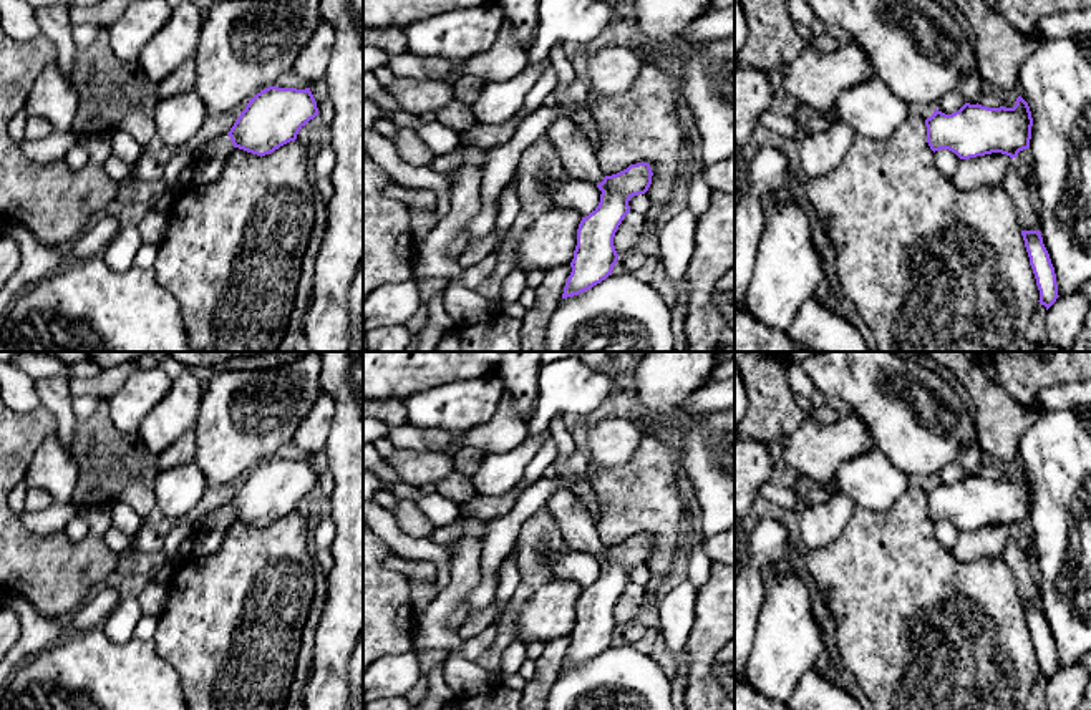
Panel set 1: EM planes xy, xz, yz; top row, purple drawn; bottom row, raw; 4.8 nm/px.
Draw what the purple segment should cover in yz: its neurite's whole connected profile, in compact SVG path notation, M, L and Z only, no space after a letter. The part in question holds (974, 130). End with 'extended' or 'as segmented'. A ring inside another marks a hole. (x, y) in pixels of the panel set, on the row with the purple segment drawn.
M1018 96L1013 108L965 103L952 114L935 108L925 126L933 153L948 149L960 159L1001 153L1013 159L1030 148L1033 118L1028 103Z; as segmented

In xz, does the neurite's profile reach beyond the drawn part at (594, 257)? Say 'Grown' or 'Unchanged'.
Grown

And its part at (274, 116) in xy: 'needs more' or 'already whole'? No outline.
needs more

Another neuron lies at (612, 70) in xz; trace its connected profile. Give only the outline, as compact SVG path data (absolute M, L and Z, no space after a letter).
M602 46L589 55L587 90L599 96L627 91L637 80L645 60L633 48Z

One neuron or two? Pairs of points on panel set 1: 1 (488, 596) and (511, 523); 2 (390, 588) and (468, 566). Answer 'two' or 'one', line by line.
1: one
2: two

